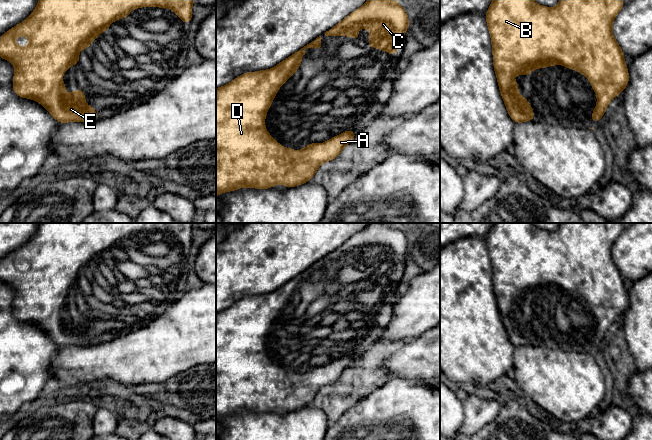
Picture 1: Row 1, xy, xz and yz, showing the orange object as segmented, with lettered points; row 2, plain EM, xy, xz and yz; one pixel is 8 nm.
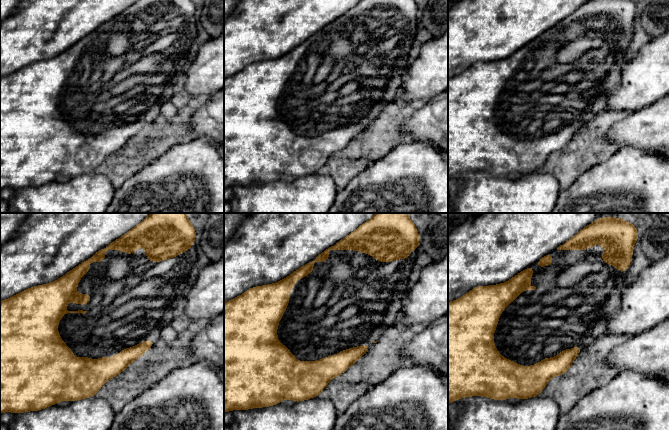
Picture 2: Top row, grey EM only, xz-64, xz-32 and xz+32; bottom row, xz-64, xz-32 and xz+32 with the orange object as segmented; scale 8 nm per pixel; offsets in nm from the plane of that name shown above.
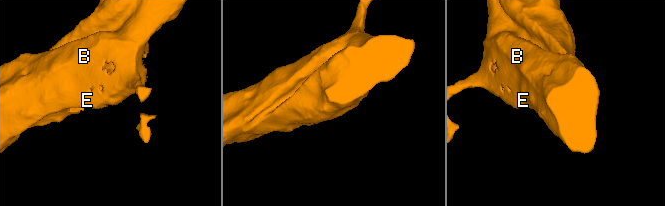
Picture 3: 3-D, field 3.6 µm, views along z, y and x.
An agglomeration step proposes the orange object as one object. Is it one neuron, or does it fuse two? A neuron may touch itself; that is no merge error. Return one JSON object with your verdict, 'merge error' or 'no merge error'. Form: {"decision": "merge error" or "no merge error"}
{"decision": "no merge error"}

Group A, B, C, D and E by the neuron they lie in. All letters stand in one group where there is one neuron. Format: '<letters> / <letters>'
A B C D E

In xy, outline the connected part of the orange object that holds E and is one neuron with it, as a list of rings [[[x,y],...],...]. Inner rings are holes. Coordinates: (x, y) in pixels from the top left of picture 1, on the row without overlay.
[[[40,223],[35,234],[22,247],[9,253],[0,261],[0,281],[11,285],[15,290],[13,301],[13,315],[22,322],[29,322],[38,325],[44,330],[55,344],[59,347],[68,347],[71,345],[90,346],[97,344],[97,334],[90,332],[85,327],[85,317],[78,312],[75,316],[65,318],[65,305],[59,304],[59,300],[64,300],[65,295],[71,289],[80,288],[79,275],[82,272],[90,274],[89,267],[95,265],[95,262],[108,254],[113,245],[122,241],[127,244],[128,237],[141,231],[162,231],[170,232],[181,242],[181,246],[187,248],[192,244],[192,227],[195,223]],[[19,259],[26,260],[29,263],[29,269],[26,272],[20,272],[15,267],[15,262]]]

